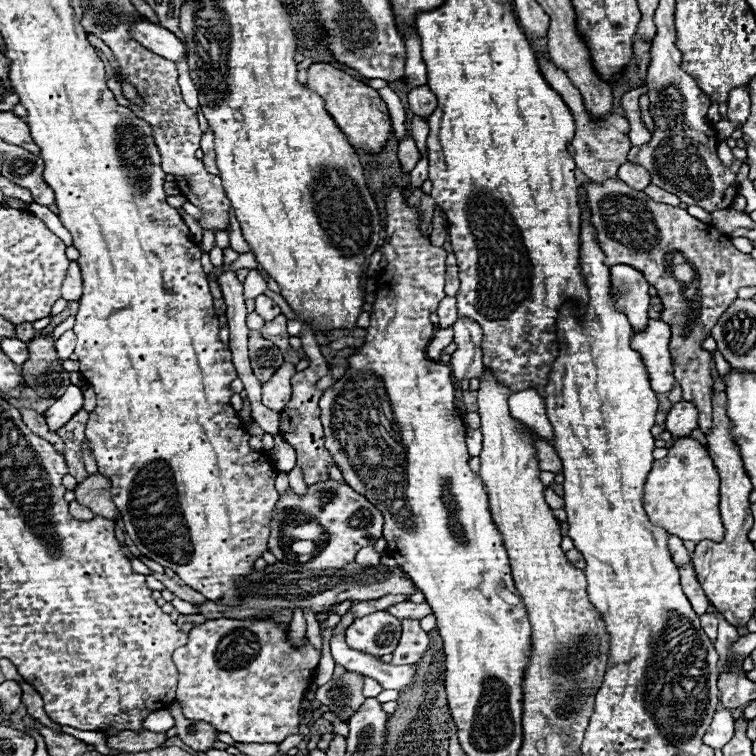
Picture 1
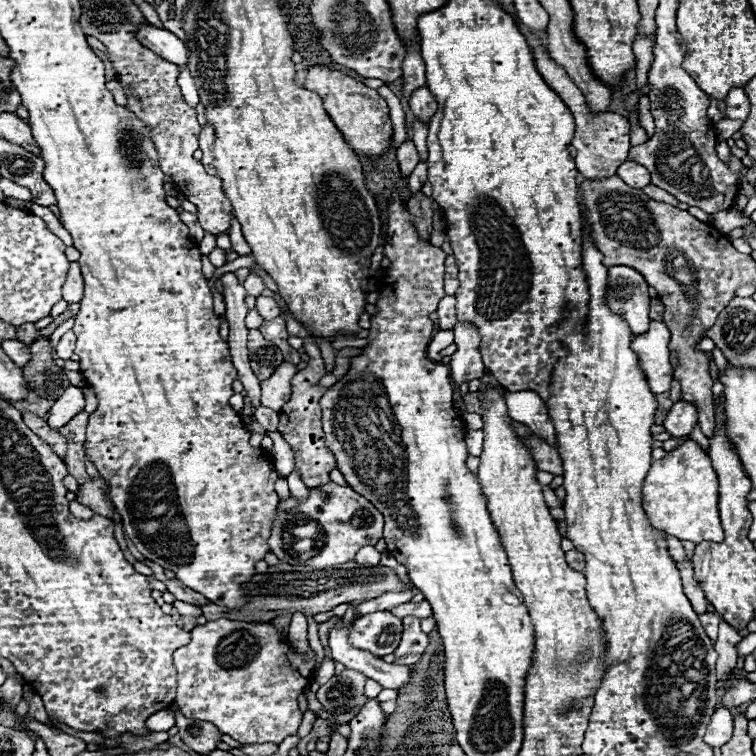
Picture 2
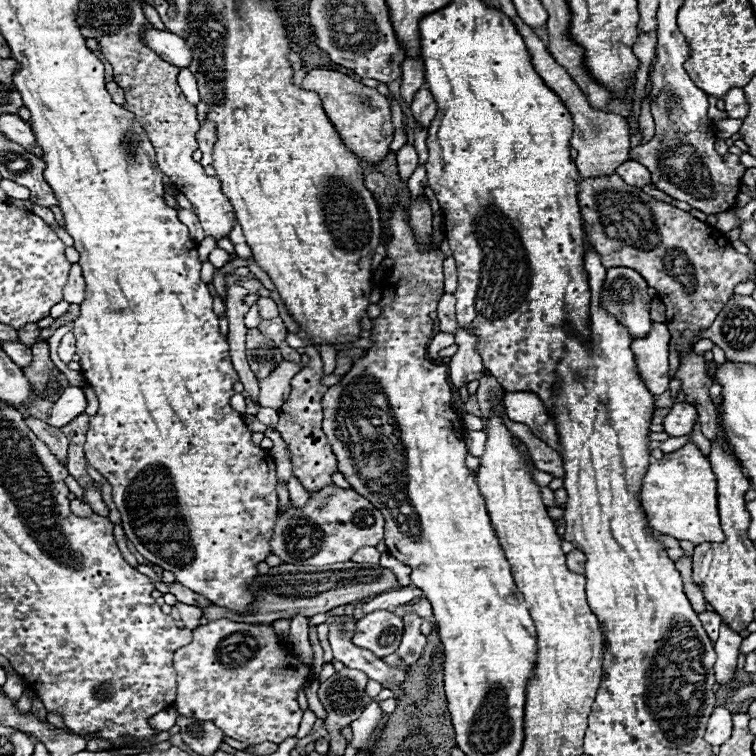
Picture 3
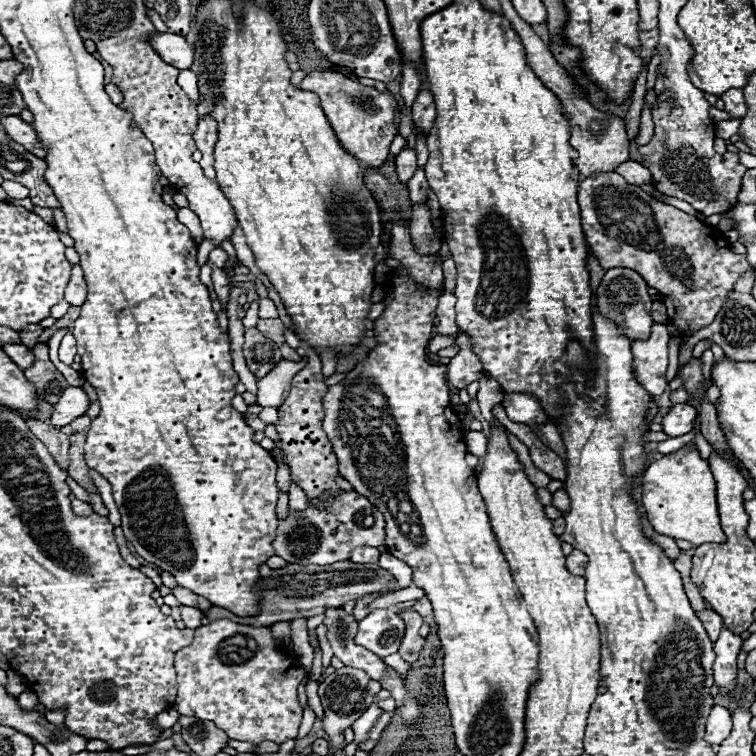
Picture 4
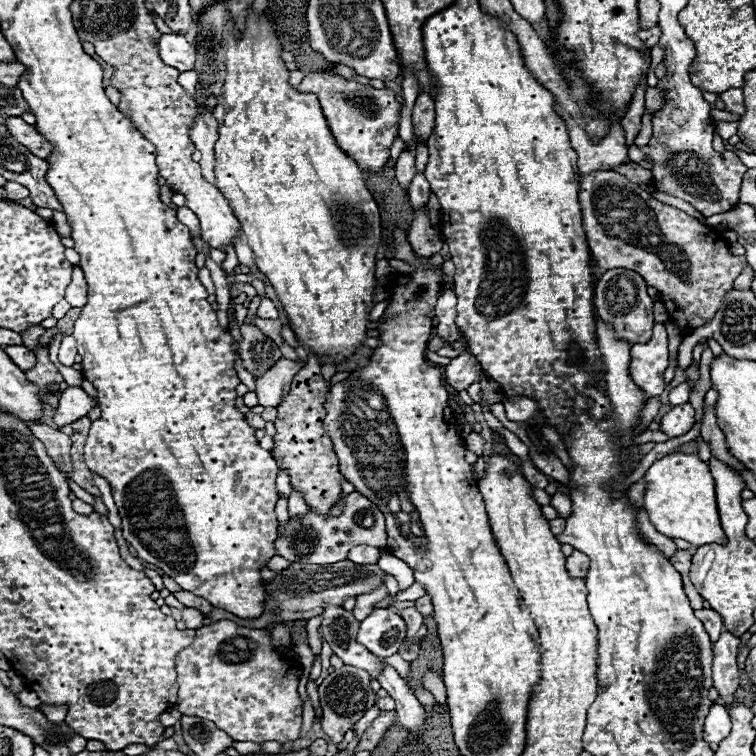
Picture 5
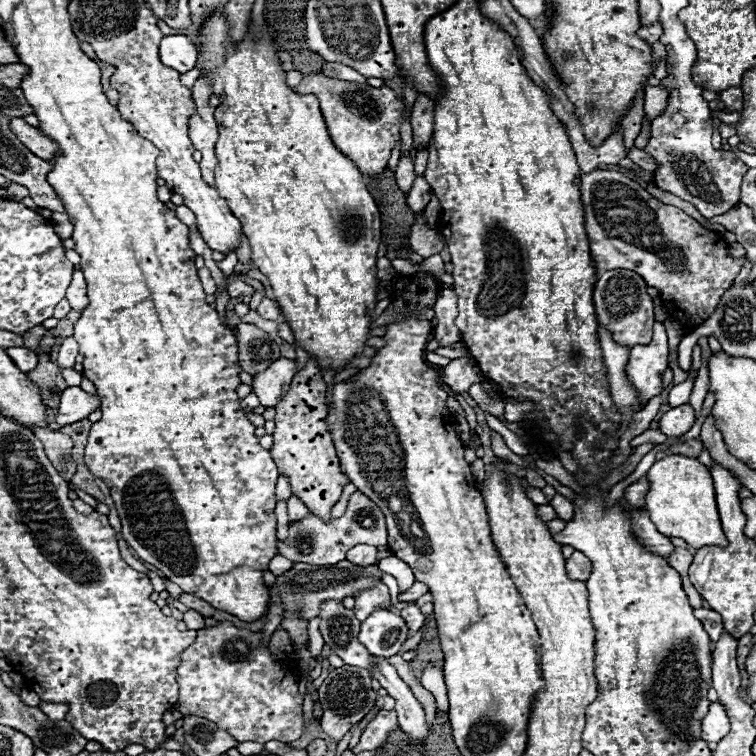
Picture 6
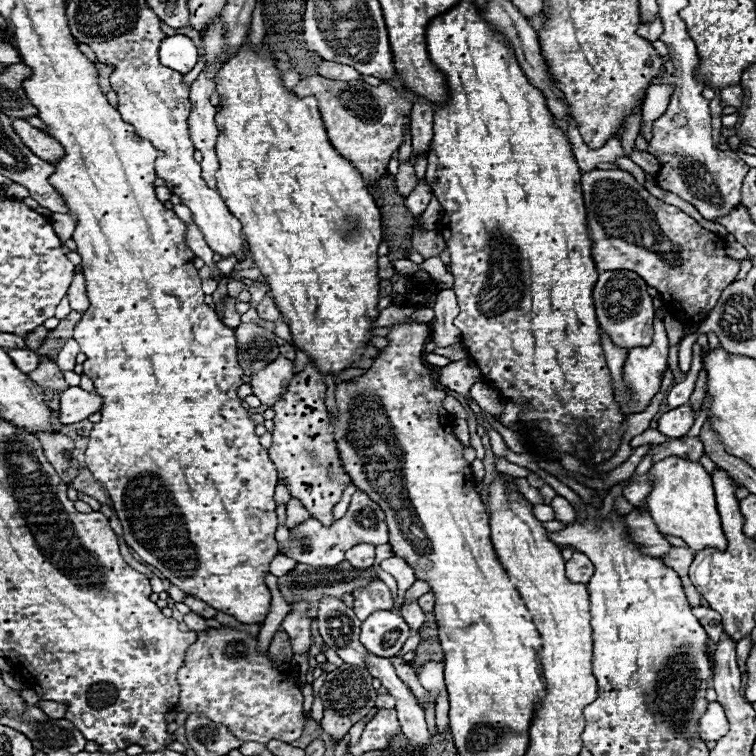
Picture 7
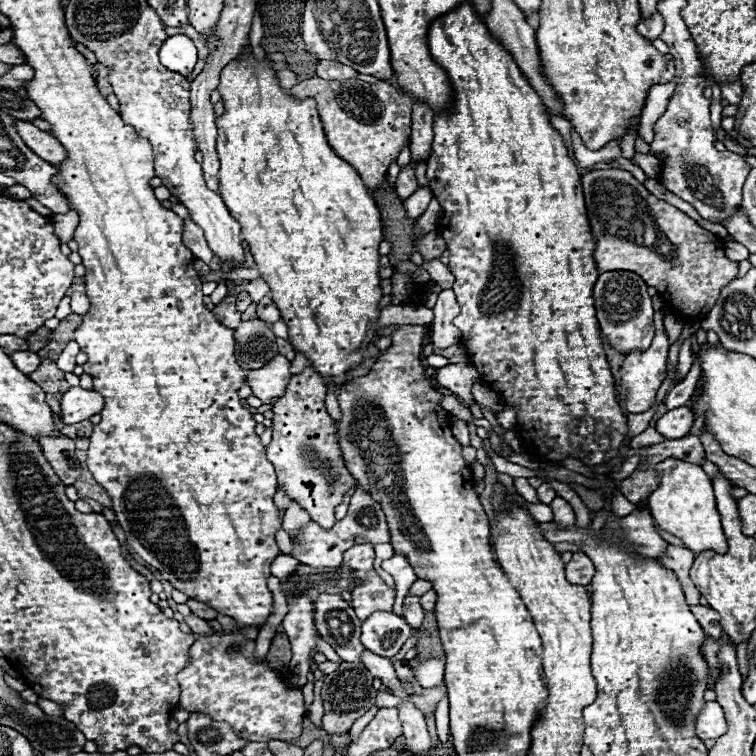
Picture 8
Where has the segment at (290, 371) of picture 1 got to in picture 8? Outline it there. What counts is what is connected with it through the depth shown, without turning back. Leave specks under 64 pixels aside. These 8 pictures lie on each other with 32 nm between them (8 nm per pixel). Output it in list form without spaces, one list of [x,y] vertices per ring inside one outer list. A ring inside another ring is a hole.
[[[278,354],[264,368],[248,372],[246,382],[254,390],[256,398],[260,398],[264,404],[274,404],[278,400],[278,396],[282,396],[282,392],[286,390],[290,376],[292,376],[290,360],[286,360],[282,354]]]

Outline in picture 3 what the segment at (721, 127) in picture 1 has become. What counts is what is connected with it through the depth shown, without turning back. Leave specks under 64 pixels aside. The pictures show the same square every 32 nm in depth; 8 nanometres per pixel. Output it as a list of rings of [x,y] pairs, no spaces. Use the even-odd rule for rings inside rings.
[[[727,118],[724,120],[719,120],[715,123],[716,136],[719,139],[729,139],[733,134],[739,132],[741,125],[742,119]]]

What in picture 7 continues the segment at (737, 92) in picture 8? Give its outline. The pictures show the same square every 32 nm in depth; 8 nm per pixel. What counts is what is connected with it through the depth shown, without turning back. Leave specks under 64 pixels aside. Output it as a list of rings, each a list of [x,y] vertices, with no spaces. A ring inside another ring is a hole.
[[[740,84],[722,88],[722,94],[720,94],[720,96],[722,96],[722,100],[724,100],[728,106],[740,108],[740,104],[742,104],[742,88],[740,88]]]

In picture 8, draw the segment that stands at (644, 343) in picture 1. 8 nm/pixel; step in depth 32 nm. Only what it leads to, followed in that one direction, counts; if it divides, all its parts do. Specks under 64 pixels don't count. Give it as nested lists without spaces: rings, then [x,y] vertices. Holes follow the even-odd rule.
[[[657,294],[652,297],[652,304],[655,309],[653,324],[656,328],[656,336],[652,340],[652,346],[646,352],[630,352],[626,354],[622,368],[620,368],[620,386],[618,386],[618,396],[624,402],[624,408],[630,414],[640,414],[646,412],[654,406],[656,400],[656,392],[662,386],[664,378],[666,378],[666,358],[668,358],[668,338],[664,334],[664,314],[662,313],[663,298]]]

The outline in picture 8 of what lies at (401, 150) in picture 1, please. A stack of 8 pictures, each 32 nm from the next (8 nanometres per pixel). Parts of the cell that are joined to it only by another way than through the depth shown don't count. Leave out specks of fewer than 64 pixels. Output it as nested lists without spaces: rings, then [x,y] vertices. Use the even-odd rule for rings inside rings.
[[[406,166],[400,170],[400,176],[396,180],[396,194],[398,198],[404,202],[408,200],[414,192],[416,192],[418,184],[416,184],[416,176],[414,176],[414,168],[412,166]]]

